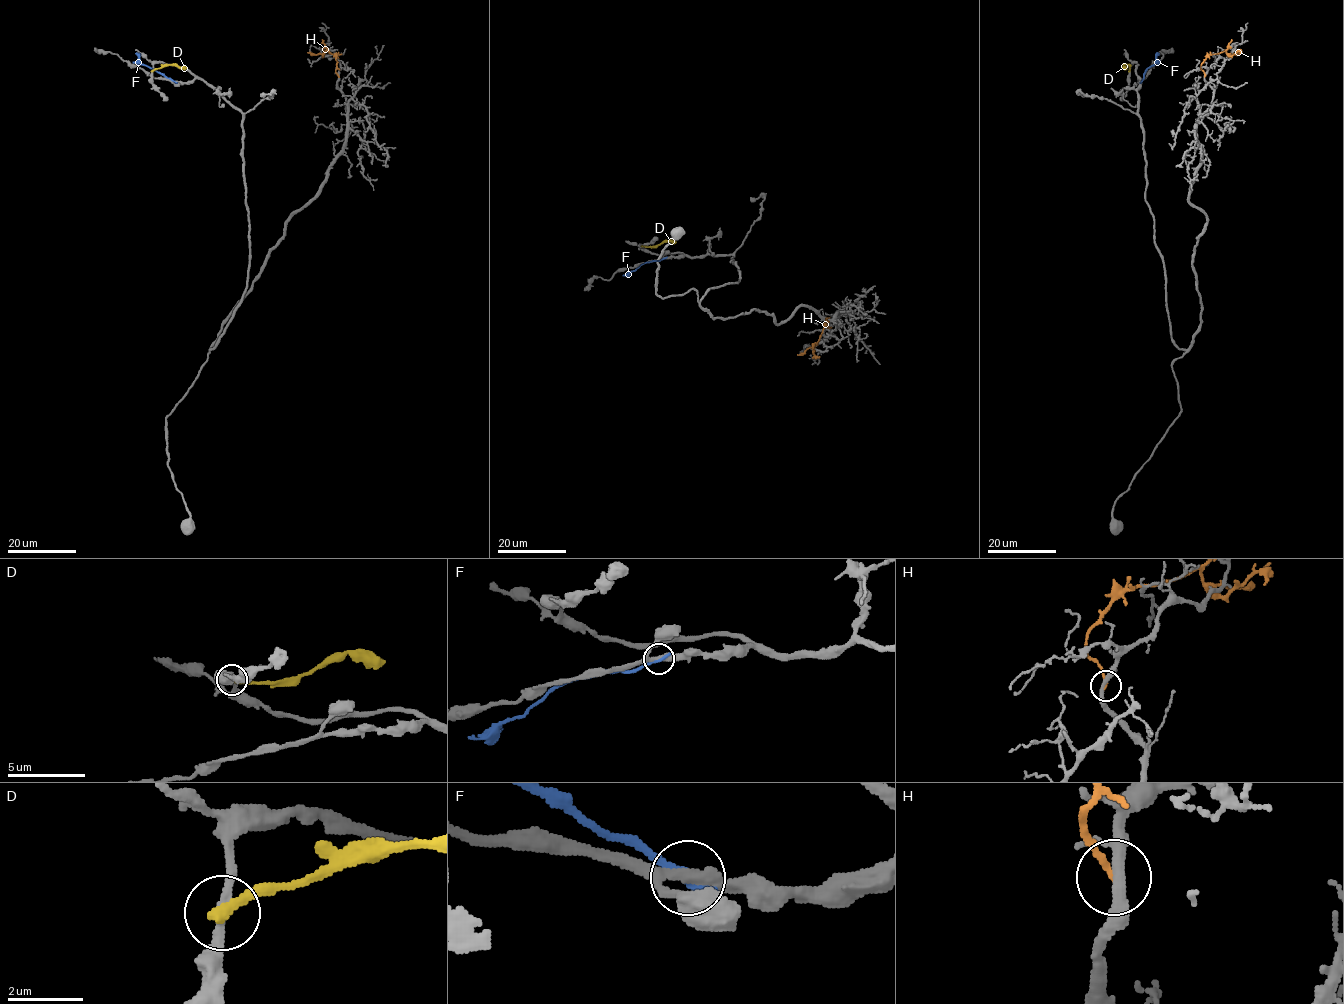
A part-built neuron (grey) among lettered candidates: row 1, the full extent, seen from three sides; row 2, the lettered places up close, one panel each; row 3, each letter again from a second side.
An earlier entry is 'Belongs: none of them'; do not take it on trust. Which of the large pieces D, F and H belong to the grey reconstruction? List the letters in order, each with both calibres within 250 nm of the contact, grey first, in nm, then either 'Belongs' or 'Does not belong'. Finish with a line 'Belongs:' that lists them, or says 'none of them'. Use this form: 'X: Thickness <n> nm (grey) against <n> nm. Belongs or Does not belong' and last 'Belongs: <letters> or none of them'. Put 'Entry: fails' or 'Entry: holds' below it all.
D: Thickness 240 nm (grey) against 320 nm. Does not belong
F: Thickness 280 nm (grey) against 280 nm. Does not belong
H: Thickness 240 nm (grey) against 170 nm. Does not belong
Belongs: none of them
Entry: holds

